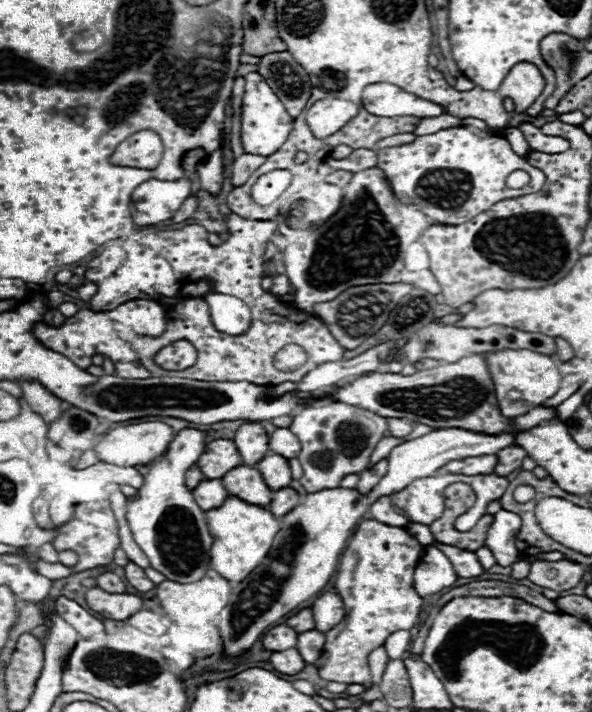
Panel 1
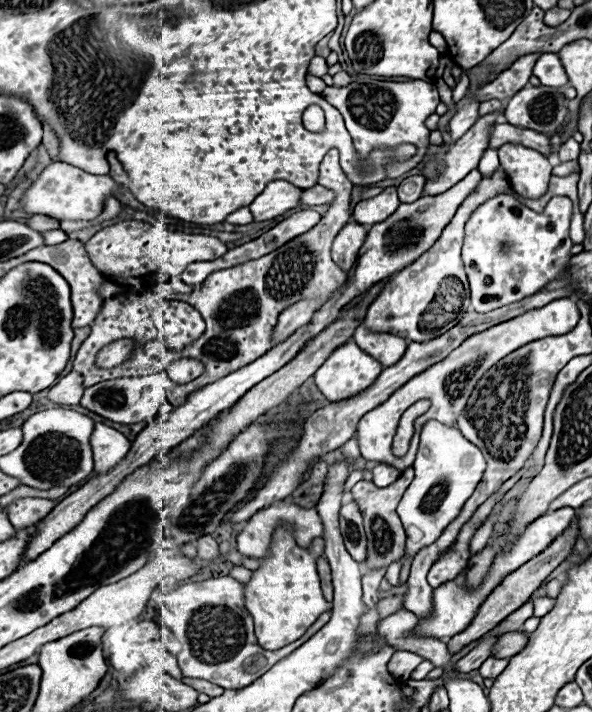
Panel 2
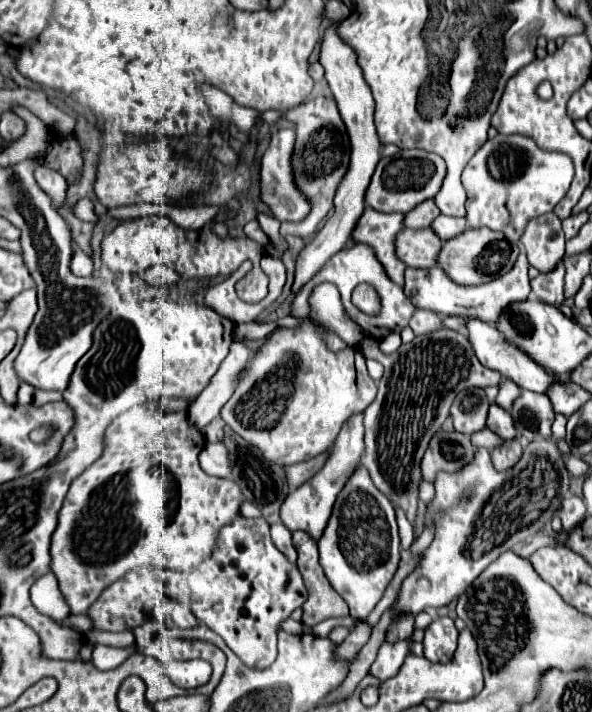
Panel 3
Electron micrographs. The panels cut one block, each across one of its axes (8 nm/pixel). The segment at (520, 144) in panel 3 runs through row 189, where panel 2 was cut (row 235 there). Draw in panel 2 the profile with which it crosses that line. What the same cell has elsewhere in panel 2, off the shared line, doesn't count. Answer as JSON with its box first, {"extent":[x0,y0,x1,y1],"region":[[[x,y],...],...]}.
{"extent":[462,194,572,314],"region":[[[498,194],[486,200],[484,204],[480,204],[466,222],[466,236],[462,246],[462,260],[466,264],[468,282],[470,282],[470,306],[476,312],[486,314],[510,302],[518,302],[520,298],[538,294],[546,284],[564,278],[568,274],[570,248],[572,248],[568,236],[570,218],[572,218],[572,200],[566,196],[550,198],[544,212],[540,214],[526,208],[508,194]]]}

